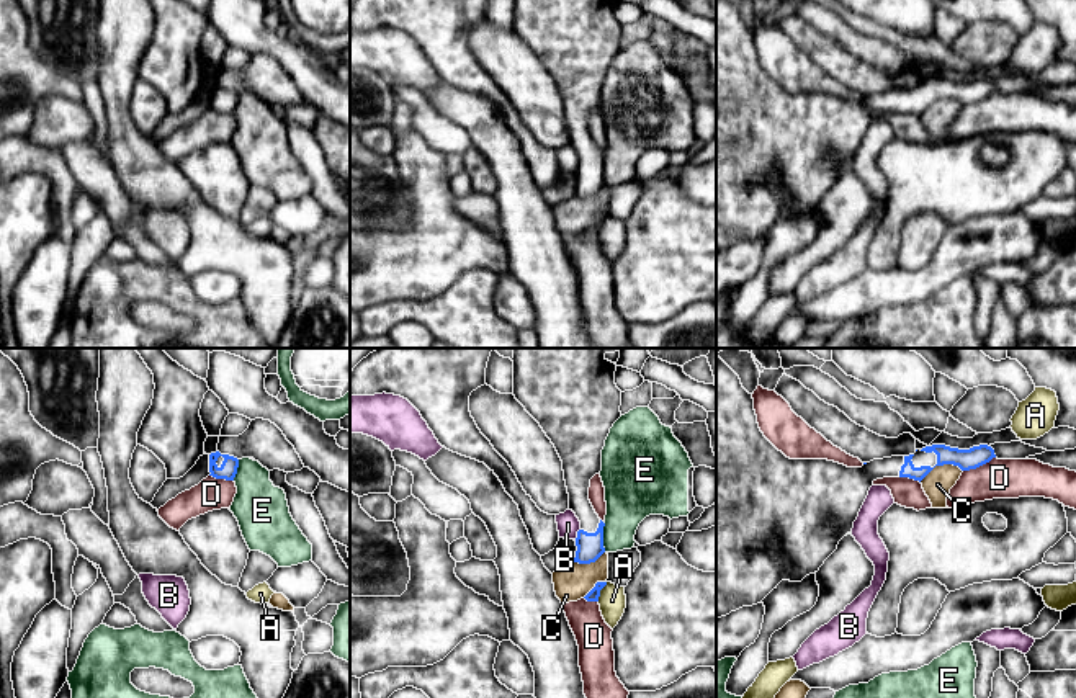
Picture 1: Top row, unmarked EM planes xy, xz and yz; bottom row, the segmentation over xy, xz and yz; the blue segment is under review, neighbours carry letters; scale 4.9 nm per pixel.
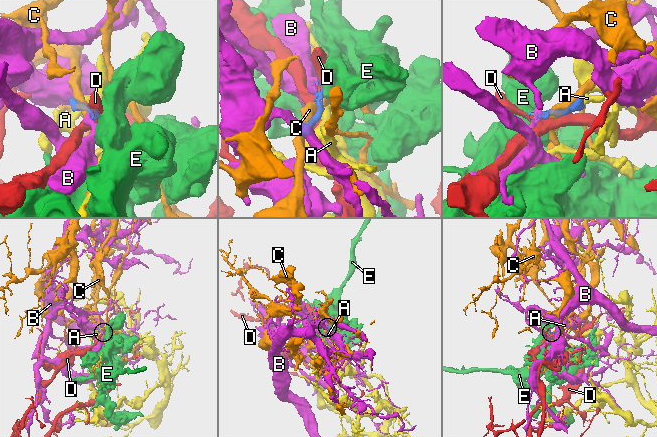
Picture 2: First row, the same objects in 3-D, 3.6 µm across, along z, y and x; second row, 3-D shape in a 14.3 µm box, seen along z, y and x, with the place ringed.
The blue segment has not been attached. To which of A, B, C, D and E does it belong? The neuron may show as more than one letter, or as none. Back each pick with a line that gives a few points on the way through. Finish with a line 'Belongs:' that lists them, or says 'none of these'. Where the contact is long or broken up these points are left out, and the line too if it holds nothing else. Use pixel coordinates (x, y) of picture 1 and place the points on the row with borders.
Belongs: none of these

